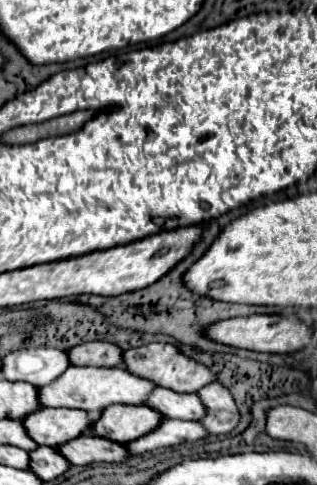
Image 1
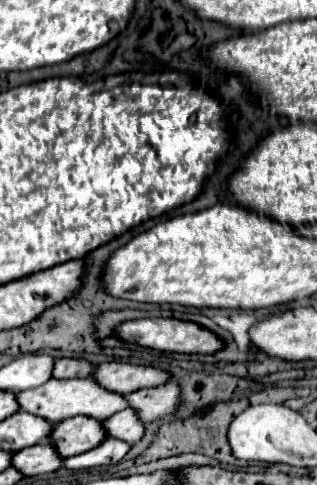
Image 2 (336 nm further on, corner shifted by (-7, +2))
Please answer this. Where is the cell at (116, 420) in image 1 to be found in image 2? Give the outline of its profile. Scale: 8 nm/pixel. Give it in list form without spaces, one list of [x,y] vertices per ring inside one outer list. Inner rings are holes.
[[[70,417],[56,423],[50,431],[50,445],[62,459],[94,449],[104,439],[100,421],[92,421],[90,417]]]

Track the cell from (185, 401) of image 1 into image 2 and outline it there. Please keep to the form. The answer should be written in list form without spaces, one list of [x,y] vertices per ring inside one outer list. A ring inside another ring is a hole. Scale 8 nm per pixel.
[[[124,409],[124,411],[114,413],[112,417],[104,419],[102,429],[106,431],[108,437],[120,439],[126,443],[136,443],[144,435],[144,423],[138,421],[138,417],[130,409]]]

